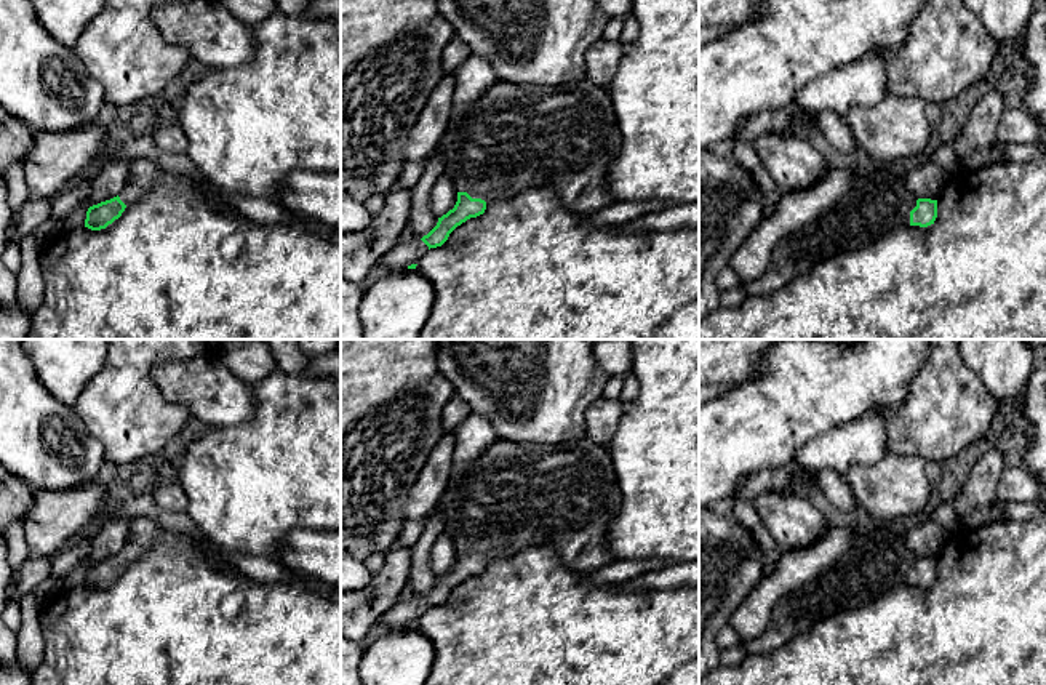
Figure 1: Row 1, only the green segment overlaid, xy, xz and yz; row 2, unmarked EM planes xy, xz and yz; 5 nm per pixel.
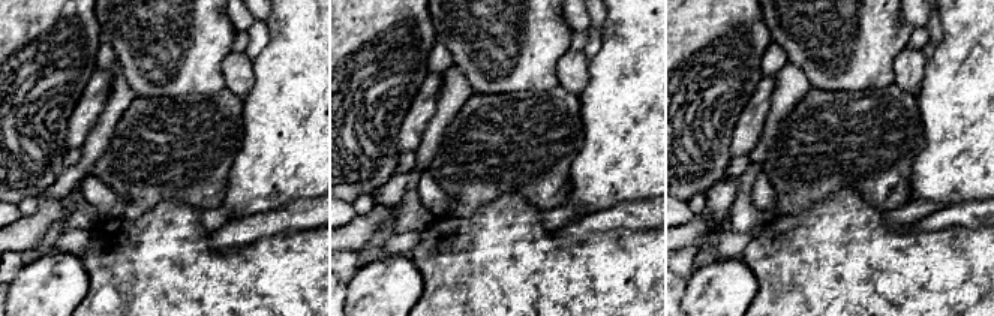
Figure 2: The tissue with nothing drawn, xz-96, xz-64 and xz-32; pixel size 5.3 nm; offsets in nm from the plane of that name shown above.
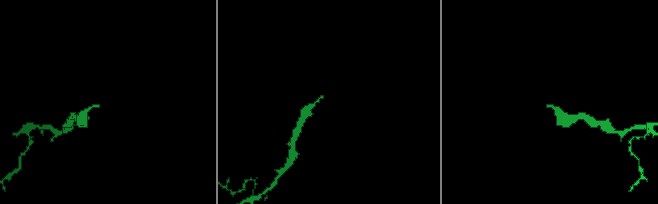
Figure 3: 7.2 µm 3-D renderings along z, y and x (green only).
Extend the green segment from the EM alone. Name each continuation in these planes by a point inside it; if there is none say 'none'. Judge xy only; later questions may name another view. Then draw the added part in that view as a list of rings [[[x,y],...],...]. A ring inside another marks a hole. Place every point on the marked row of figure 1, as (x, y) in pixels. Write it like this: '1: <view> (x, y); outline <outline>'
1: xy (143, 173); outline [[[136,158],[130,162],[128,178],[123,190],[118,194],[120,200],[130,206],[146,195],[163,173],[160,165],[150,158]]]

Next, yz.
1: yz (878, 204); outline [[[902,162],[876,163],[872,174],[856,171],[852,189],[830,210],[776,243],[769,269],[760,278],[741,283],[745,293],[749,296],[769,294],[840,251],[862,248],[900,226],[910,226],[910,211],[916,206],[918,197],[908,189],[905,173]]]

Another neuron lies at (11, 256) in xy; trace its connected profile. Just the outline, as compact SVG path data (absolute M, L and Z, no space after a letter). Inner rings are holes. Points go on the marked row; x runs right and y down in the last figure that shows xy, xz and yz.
M8 240L2 261L16 274L21 267L21 245L14 240Z

